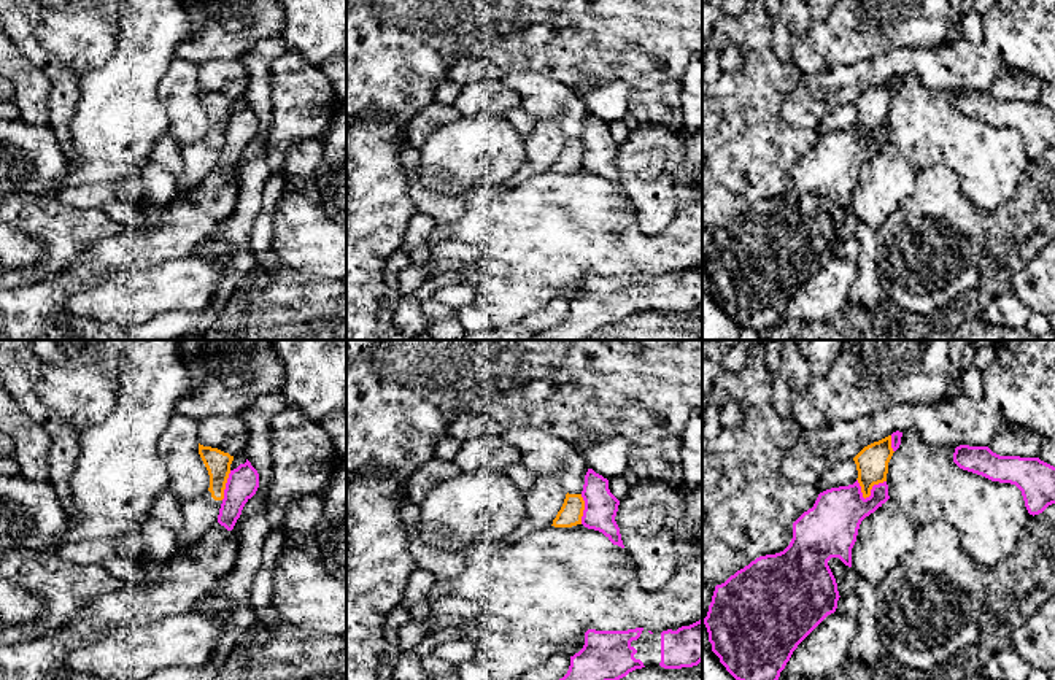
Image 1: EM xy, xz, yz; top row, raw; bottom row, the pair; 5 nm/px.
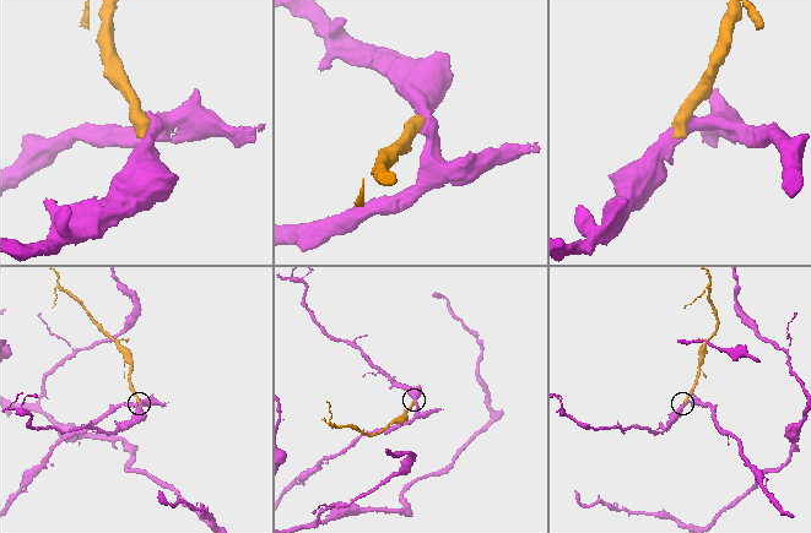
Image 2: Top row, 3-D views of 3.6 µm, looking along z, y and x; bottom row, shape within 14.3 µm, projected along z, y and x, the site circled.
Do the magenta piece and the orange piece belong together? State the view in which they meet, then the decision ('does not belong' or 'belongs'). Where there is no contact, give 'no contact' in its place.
contact in yz; does not belong

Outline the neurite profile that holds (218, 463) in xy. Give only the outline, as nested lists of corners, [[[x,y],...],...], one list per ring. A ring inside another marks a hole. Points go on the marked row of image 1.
[[[200,443],[199,454],[210,475],[210,488],[203,496],[181,504],[183,531],[176,535],[176,551],[183,551],[218,523],[230,464],[234,461],[234,456],[229,453]]]

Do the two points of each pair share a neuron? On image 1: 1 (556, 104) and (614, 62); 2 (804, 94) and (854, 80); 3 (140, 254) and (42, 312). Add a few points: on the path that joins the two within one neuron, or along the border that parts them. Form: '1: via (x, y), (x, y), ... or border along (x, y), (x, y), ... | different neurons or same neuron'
1: border along (539, 73), (555, 77), (575, 94) | different neurons
2: via (817, 94), (841, 84) | same neuron
3: via (115, 254), (99, 259), (65, 286) | same neuron

